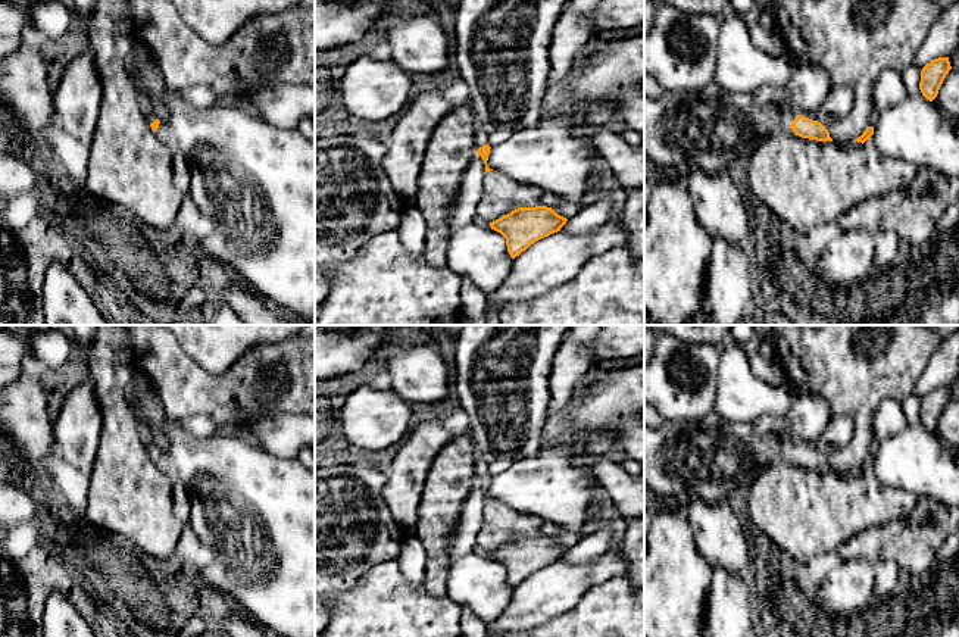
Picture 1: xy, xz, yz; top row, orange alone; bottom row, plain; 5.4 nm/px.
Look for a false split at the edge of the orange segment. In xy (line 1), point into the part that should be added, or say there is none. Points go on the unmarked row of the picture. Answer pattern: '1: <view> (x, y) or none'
1: xy (147, 434)

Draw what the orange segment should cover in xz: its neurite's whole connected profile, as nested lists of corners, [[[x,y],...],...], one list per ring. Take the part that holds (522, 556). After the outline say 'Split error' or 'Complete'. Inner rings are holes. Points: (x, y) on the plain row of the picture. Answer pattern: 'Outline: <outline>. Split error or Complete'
Outline: [[[535,535],[518,537],[490,552],[490,556],[506,568],[507,581],[515,588],[535,571],[560,561],[566,550],[552,537]]]. Complete

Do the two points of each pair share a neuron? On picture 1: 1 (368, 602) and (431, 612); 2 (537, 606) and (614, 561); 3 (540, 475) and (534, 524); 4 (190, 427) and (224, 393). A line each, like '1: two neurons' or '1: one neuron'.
1: one neuron
2: one neuron
3: two neurons
4: two neurons

